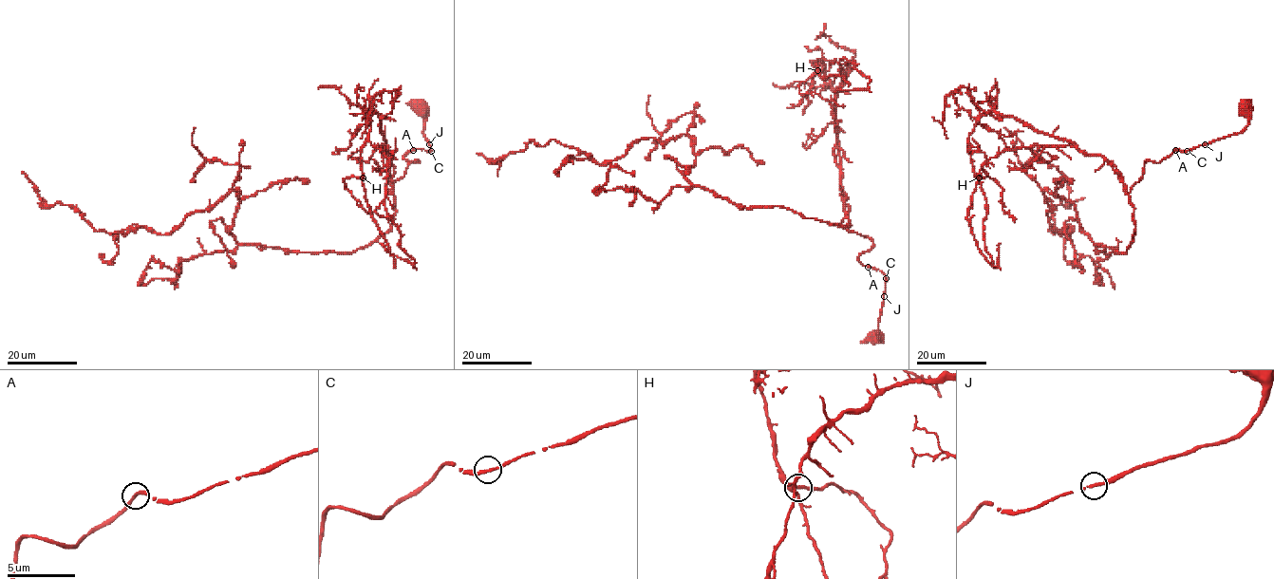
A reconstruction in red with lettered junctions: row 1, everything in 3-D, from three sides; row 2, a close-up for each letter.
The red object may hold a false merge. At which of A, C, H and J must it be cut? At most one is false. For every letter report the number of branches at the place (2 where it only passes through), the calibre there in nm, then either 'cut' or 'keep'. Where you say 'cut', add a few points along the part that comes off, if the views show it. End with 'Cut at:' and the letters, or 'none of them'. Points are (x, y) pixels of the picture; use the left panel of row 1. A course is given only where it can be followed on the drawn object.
A: 2 branches meet; 240 nm thick; keep
C: 2 branches meet; 200 nm thick; keep
H: 3 branches meet; 280 nm thick; keep
J: 1 branches meet; 280 nm thick; keep
Cut at: none of them

